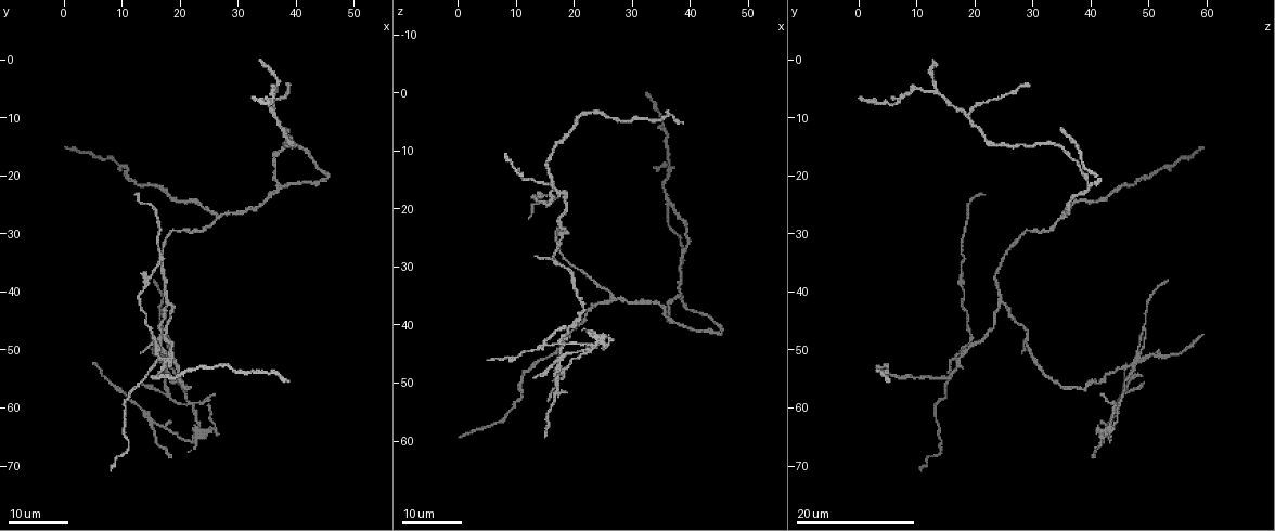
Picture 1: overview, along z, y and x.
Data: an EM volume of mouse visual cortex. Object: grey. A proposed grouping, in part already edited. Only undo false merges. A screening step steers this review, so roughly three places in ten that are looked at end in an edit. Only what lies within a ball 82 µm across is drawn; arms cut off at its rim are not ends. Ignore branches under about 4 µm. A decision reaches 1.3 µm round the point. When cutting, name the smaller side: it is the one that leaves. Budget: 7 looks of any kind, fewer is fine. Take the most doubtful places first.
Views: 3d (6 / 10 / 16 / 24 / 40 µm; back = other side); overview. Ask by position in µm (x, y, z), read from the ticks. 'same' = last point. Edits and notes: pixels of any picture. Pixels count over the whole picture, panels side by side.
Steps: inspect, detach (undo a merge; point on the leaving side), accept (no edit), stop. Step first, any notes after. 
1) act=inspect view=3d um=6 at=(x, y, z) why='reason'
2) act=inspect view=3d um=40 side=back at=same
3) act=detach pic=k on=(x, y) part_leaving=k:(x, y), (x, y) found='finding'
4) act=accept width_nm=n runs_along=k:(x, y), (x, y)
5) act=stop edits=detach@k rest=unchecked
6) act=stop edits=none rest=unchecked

act=inspect view=3d um=24 at=(16.5, 49.0, 29.0) why='three-way junction'

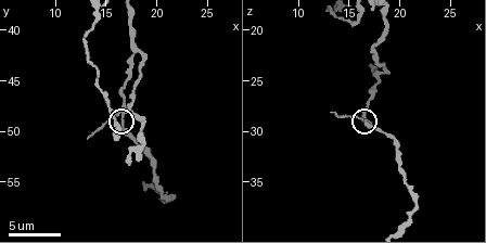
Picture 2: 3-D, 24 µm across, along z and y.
act=inspect view=3d um=6 at=(16.6, 48.8, 29.0)

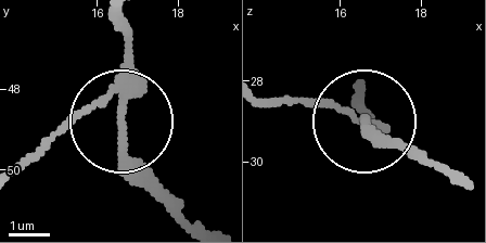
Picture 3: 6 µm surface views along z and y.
act=accept arms=3 found='all the same neuron'

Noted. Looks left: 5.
act=inspect view=3d um=16 at=(37.0, 21.5, 39.5) why='arms part here'

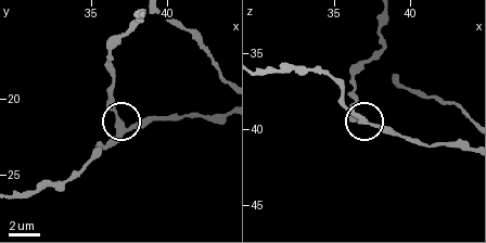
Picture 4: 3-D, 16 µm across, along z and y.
act=inspect view=3d um=6 at=(37.0, 21.6, 39.6)

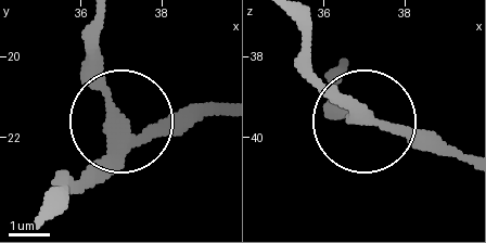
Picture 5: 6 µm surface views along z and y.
act=accept width_nm=280 runs_along=5:(38, 220), (100, 158), (114, 127), (225, 117) found='continuous, no second neuron'

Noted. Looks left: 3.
act=inspect view=3d um=16 at=(17.8, 41.8, 24.2) why='arms part here'

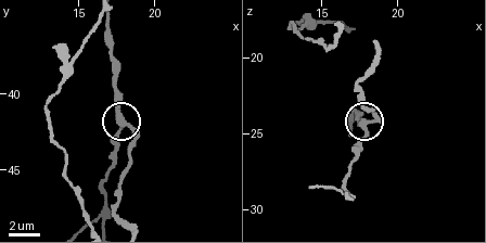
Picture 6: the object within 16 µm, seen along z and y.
act=inspect view=3d um=6 at=(17.8, 41.8, 24.4)

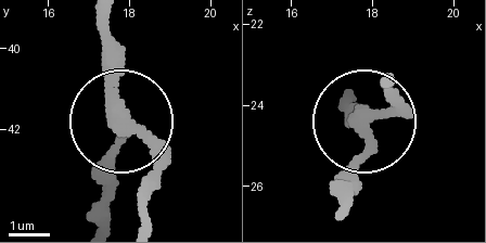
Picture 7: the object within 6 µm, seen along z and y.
act=accept runs_along=7:(343, 93), (374, 117), (395, 107), (395, 90) found='all the same neuron'

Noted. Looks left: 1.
act=stop edits=none rest=unchecked

